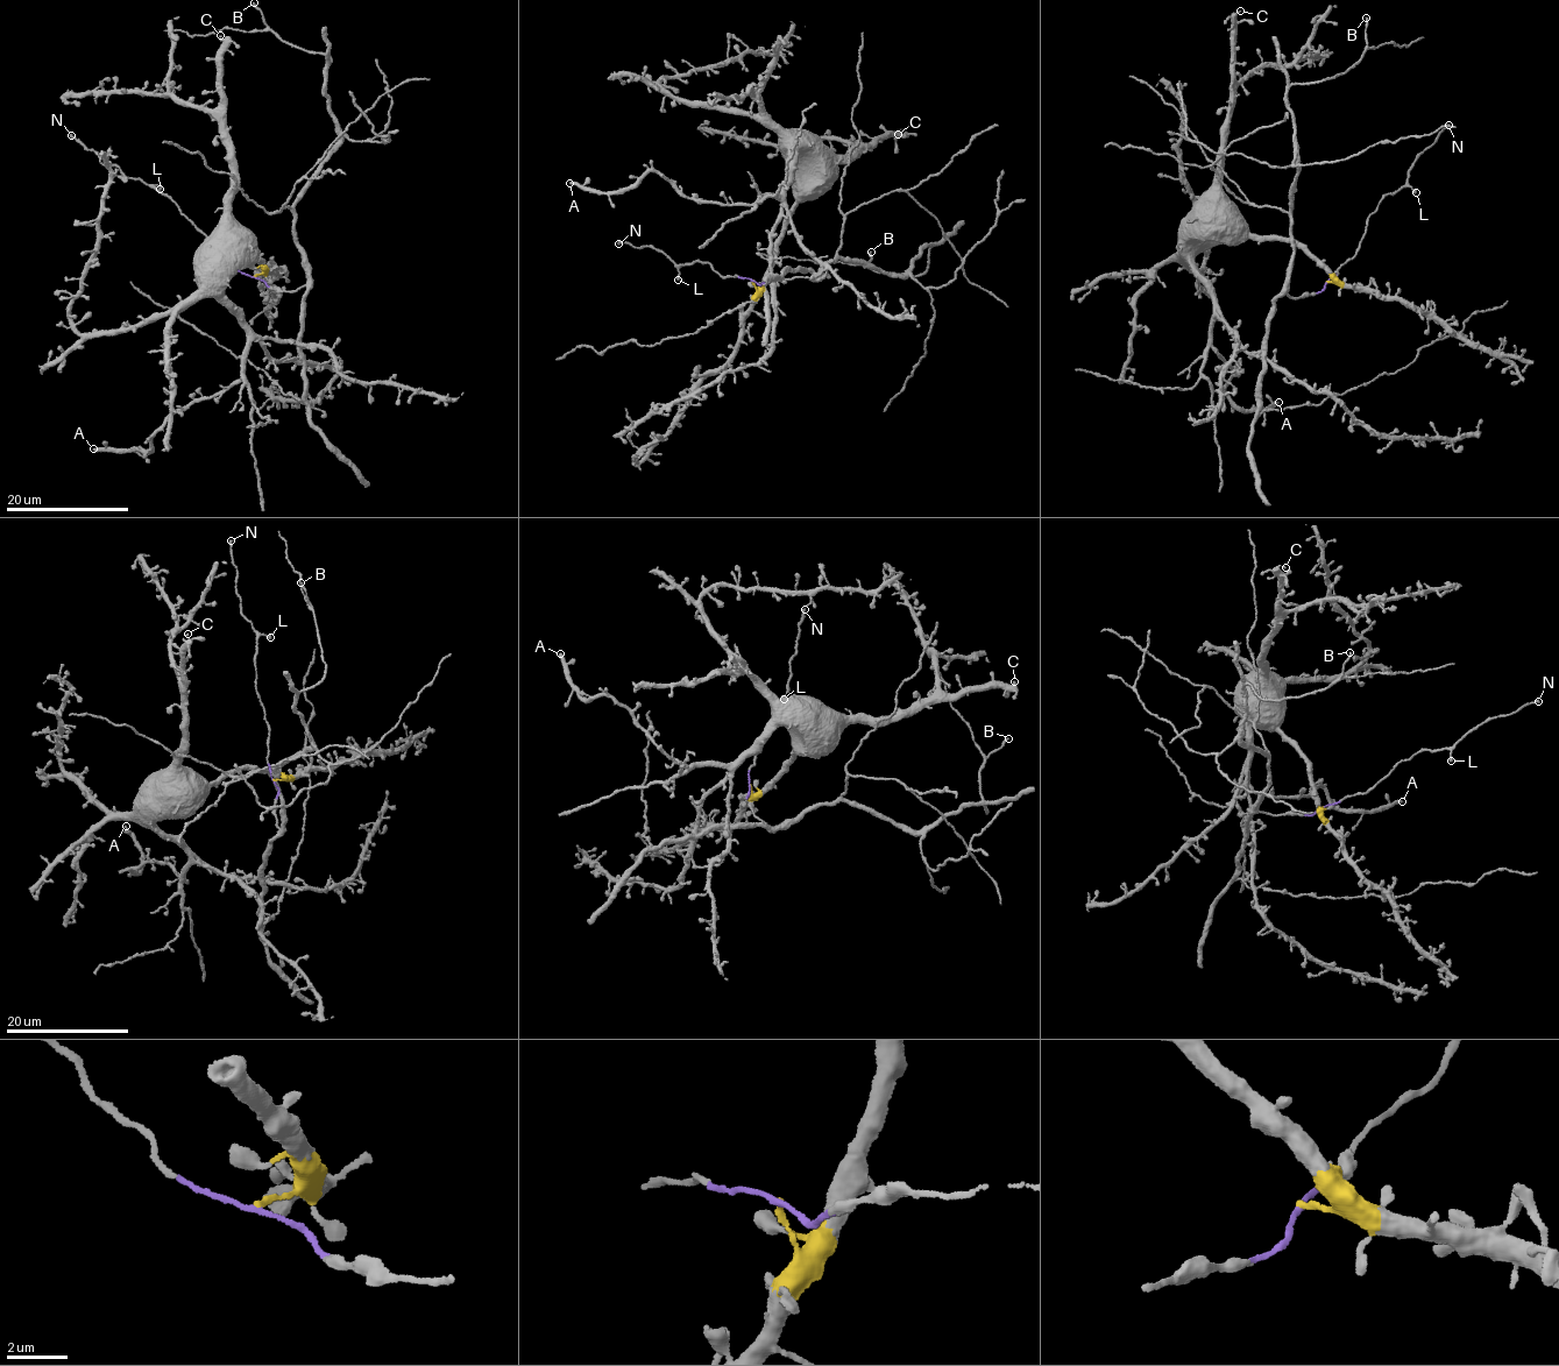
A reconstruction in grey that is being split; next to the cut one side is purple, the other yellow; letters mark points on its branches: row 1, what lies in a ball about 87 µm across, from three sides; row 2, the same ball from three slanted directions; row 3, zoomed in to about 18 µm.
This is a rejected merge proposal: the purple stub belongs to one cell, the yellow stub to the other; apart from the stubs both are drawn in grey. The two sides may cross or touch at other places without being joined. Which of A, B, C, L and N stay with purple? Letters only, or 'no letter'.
B, L, N

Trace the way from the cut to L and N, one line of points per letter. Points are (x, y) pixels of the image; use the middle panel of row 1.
L: (753, 280), (724, 277), (708, 263), (699, 260), (682, 263), (678, 280)
N: (753, 280), (720, 275), (704, 261), (674, 264), (653, 247), (618, 243)

